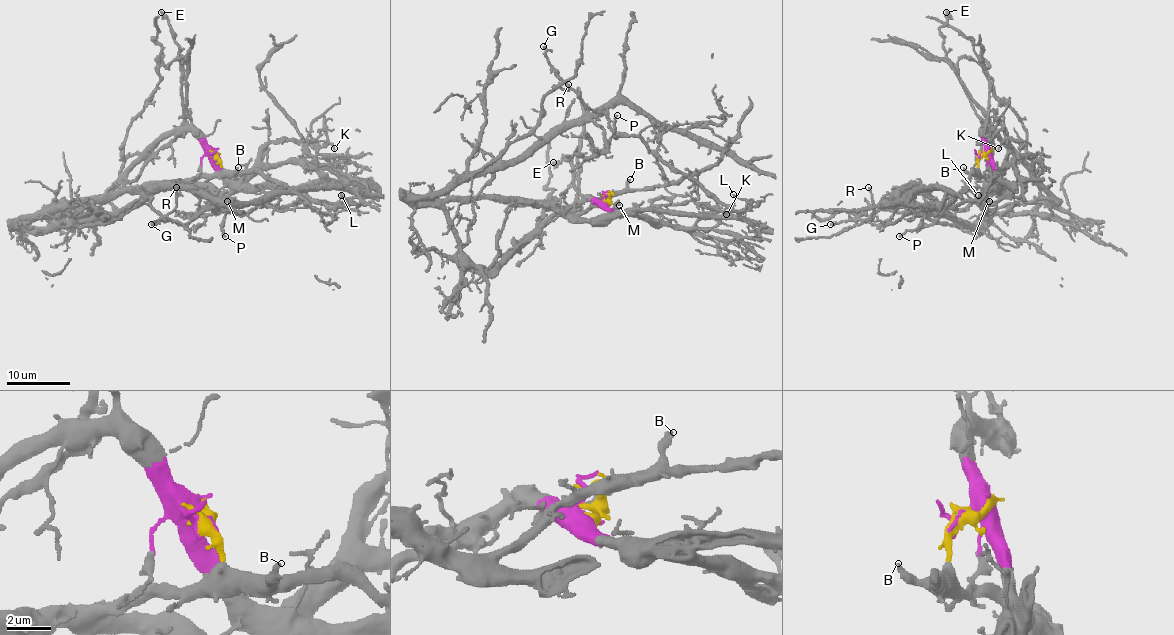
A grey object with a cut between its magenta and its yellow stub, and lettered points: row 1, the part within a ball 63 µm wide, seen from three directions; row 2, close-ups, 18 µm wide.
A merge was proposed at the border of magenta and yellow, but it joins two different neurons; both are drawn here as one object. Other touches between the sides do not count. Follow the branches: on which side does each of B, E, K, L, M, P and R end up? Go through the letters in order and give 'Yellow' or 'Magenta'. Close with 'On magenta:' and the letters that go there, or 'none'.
B: Yellow
E: Magenta
K: Yellow
L: Magenta
M: Magenta
P: Magenta
R: Yellow
On magenta: E, L, M, P

